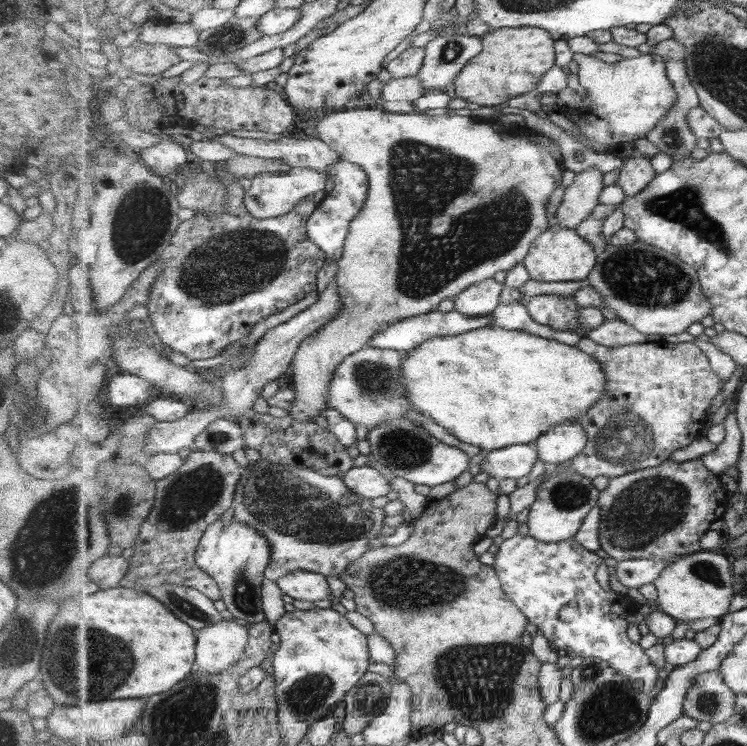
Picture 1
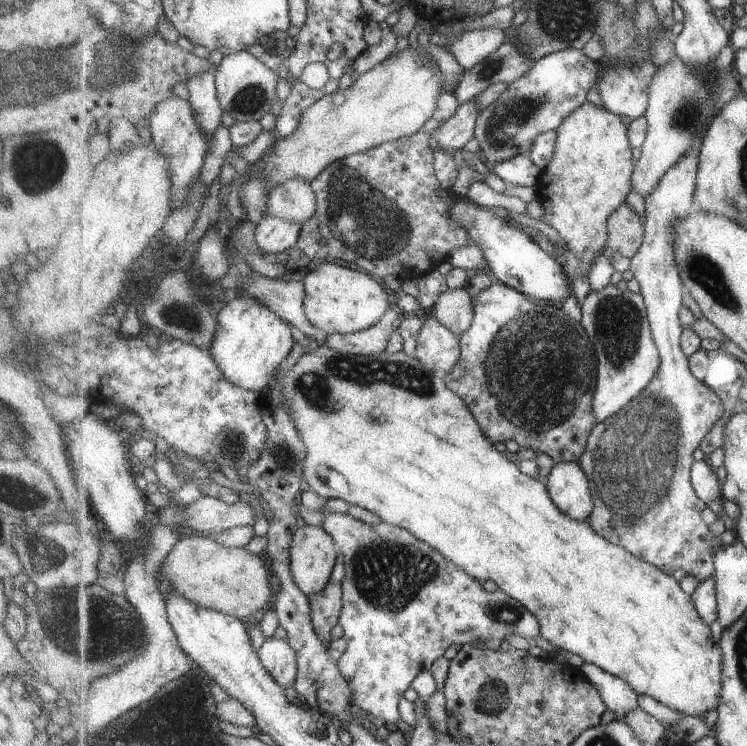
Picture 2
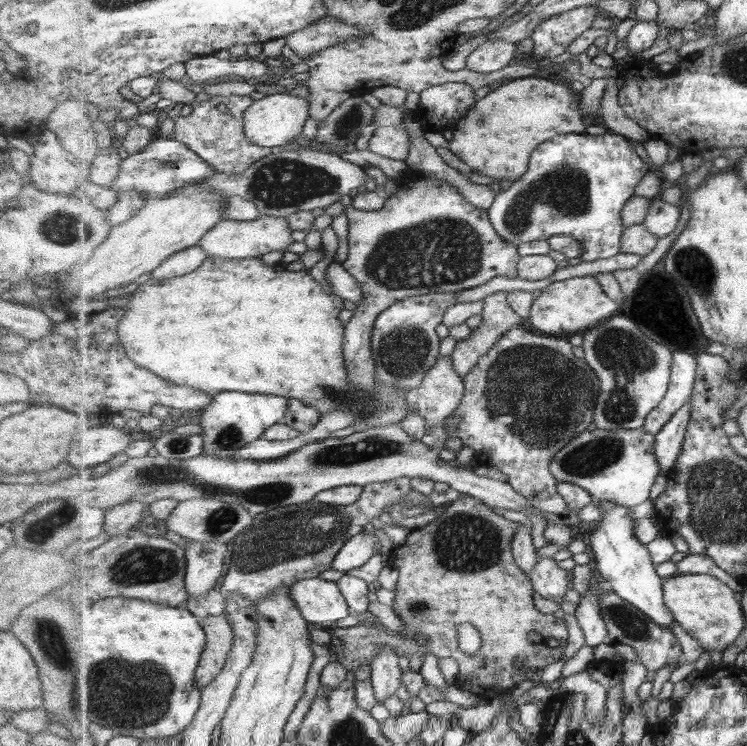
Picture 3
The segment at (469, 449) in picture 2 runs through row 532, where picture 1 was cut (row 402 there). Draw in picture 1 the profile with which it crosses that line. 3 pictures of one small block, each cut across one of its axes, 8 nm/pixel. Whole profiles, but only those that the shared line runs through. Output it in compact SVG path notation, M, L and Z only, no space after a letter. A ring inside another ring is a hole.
M484 326L470 330L463 334L455 336L436 336L425 344L418 346L414 350L405 351L408 354L402 362L402 369L405 378L407 378L406 395L411 399L417 412L435 418L441 427L445 426L447 432L453 435L461 442L467 442L469 445L479 447L482 452L493 452L493 450L501 450L507 446L530 444L537 442L538 439L549 430L555 429L567 421L575 421L581 419L590 409L598 404L606 391L608 390L608 378L604 370L604 366L592 354L581 350L579 347L569 346L556 340L541 338L539 335L529 334L519 330L506 329L503 327Z

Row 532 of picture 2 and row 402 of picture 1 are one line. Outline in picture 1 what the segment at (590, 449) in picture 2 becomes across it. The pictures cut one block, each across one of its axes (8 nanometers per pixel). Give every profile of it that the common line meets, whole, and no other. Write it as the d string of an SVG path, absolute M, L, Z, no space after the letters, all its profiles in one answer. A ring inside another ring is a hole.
M585 336L577 347L603 364L608 390L581 419L589 441L580 457L571 461L571 473L612 479L661 466L673 452L687 448L702 436L707 410L723 392L723 382L693 341L655 341L611 348Z

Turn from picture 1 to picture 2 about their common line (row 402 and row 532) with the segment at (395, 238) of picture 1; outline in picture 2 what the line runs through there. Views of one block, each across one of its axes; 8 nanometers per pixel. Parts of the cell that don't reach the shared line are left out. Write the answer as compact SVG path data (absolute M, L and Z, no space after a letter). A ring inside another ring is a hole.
M299 524L290 546L290 569L300 590L308 596L325 591L337 564L338 554L336 540L323 527Z

